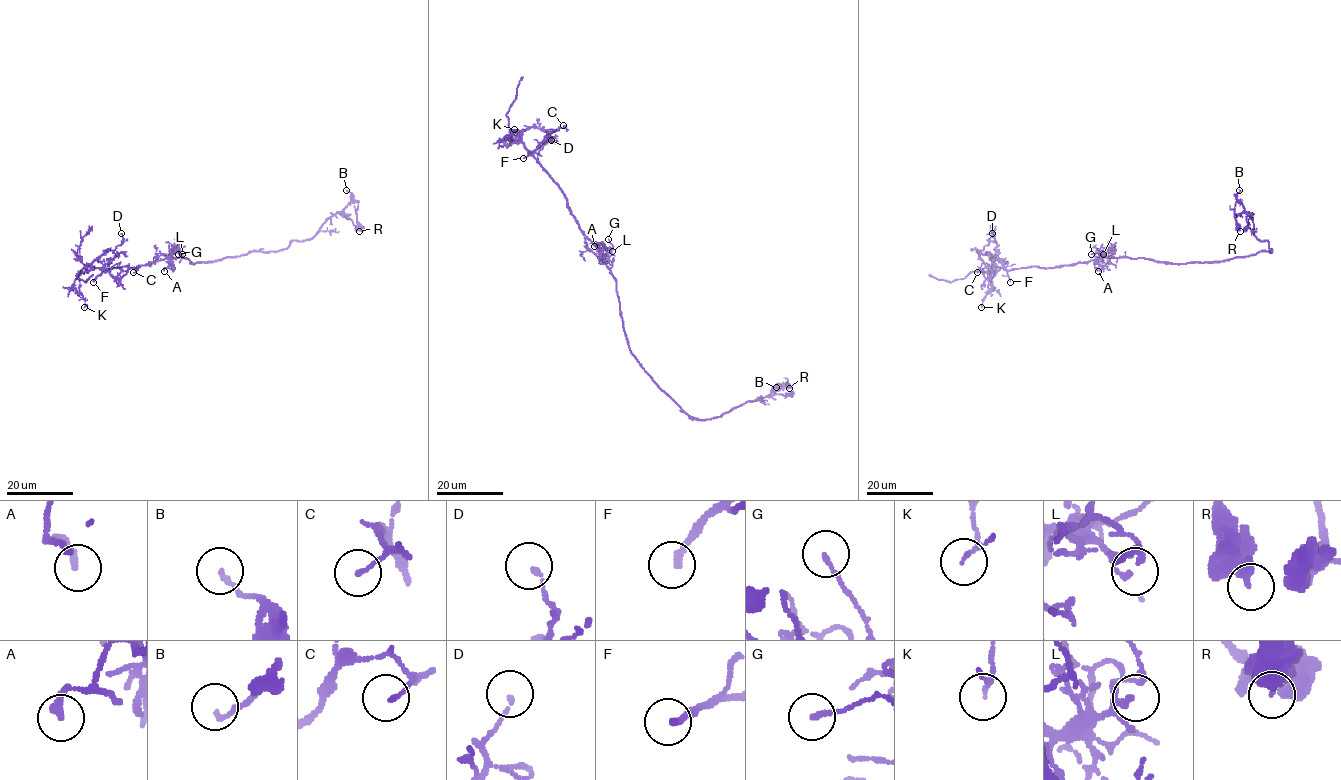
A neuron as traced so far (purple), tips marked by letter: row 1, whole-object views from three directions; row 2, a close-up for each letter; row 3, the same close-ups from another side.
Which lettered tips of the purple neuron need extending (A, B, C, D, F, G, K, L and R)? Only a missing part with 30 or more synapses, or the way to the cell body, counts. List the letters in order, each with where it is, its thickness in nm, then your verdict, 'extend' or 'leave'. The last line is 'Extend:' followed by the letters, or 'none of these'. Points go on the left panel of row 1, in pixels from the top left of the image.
A: at (164, 271); 240 nm thick; leave
B: at (346, 190); 150 nm thick; leave
C: at (133, 272); 130 nm thick; leave
D: at (121, 233); 120 nm thick; leave
F: at (93, 282); 200 nm thick; leave
G: at (178, 254); 140 nm thick; leave
K: at (84, 307); 90 nm thick; leave
L: at (182, 254); 120 nm thick; leave
R: at (359, 231); 550 nm thick; leave
Extend: none of these

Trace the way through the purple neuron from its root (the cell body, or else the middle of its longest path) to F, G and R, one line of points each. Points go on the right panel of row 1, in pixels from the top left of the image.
F: (1163, 262), (1144, 258), (1098, 257), (1051, 268), (1012, 268), (1007, 271), (1010, 282)
G: (1163, 262), (1109, 257), (1108, 251), (1103, 247), (1099, 248), (1100, 252), (1091, 254)
R: (1163, 262), (1220, 262), (1271, 251), (1266, 241), (1254, 234), (1253, 220), (1237, 201), (1235, 220), (1240, 231)

